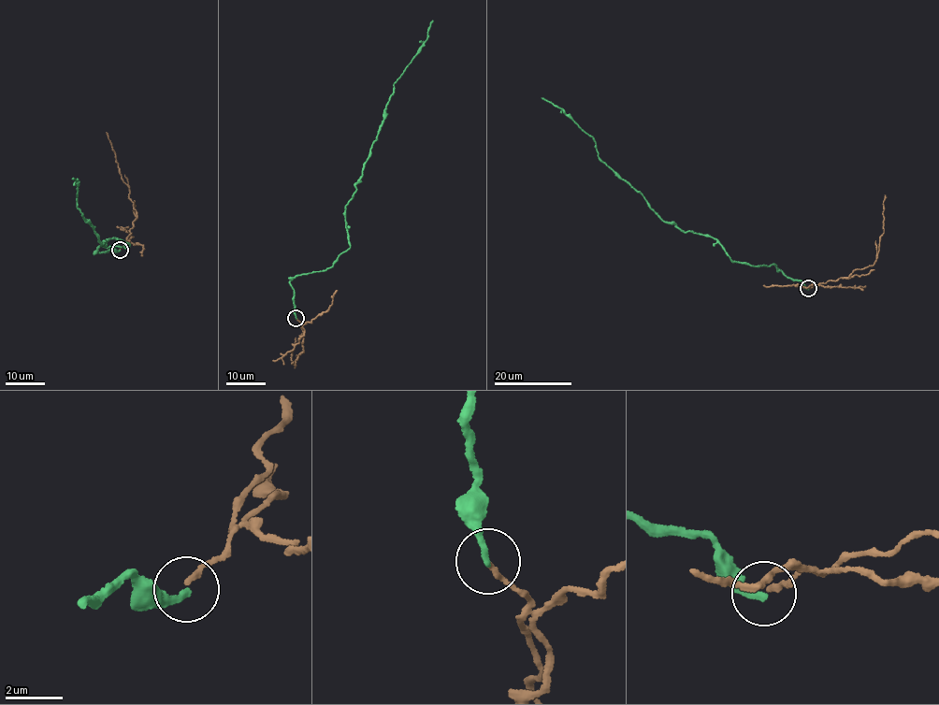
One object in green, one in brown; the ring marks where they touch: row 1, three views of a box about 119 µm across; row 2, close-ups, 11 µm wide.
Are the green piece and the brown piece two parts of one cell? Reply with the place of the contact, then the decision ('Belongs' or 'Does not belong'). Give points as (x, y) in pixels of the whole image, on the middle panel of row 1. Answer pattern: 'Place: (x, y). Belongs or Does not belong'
Place: (296, 318). Does not belong

